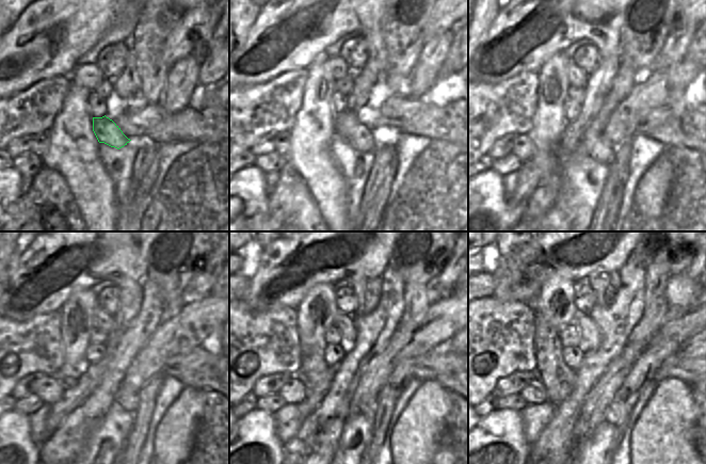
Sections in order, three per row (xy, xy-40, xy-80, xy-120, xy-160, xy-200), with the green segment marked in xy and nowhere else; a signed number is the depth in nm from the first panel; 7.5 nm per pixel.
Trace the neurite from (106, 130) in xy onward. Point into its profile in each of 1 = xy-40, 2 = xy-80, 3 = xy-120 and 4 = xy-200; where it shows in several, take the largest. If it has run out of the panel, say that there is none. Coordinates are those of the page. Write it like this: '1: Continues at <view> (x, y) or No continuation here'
1: Continues at xy-40 (359, 138)
2: Continues at xy-80 (602, 152)
3: Continues at xy-120 (129, 401)
4: Continues at xy-200 (615, 414)

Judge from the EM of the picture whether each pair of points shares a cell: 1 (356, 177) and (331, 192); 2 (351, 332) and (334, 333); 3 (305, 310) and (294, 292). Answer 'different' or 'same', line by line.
1: different
2: different
3: different

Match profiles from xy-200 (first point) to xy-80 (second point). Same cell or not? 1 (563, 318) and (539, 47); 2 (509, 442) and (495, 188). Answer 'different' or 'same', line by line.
1: different
2: same

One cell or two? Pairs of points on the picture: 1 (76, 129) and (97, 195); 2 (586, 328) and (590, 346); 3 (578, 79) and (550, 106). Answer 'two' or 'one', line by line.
1: one
2: one
3: two

